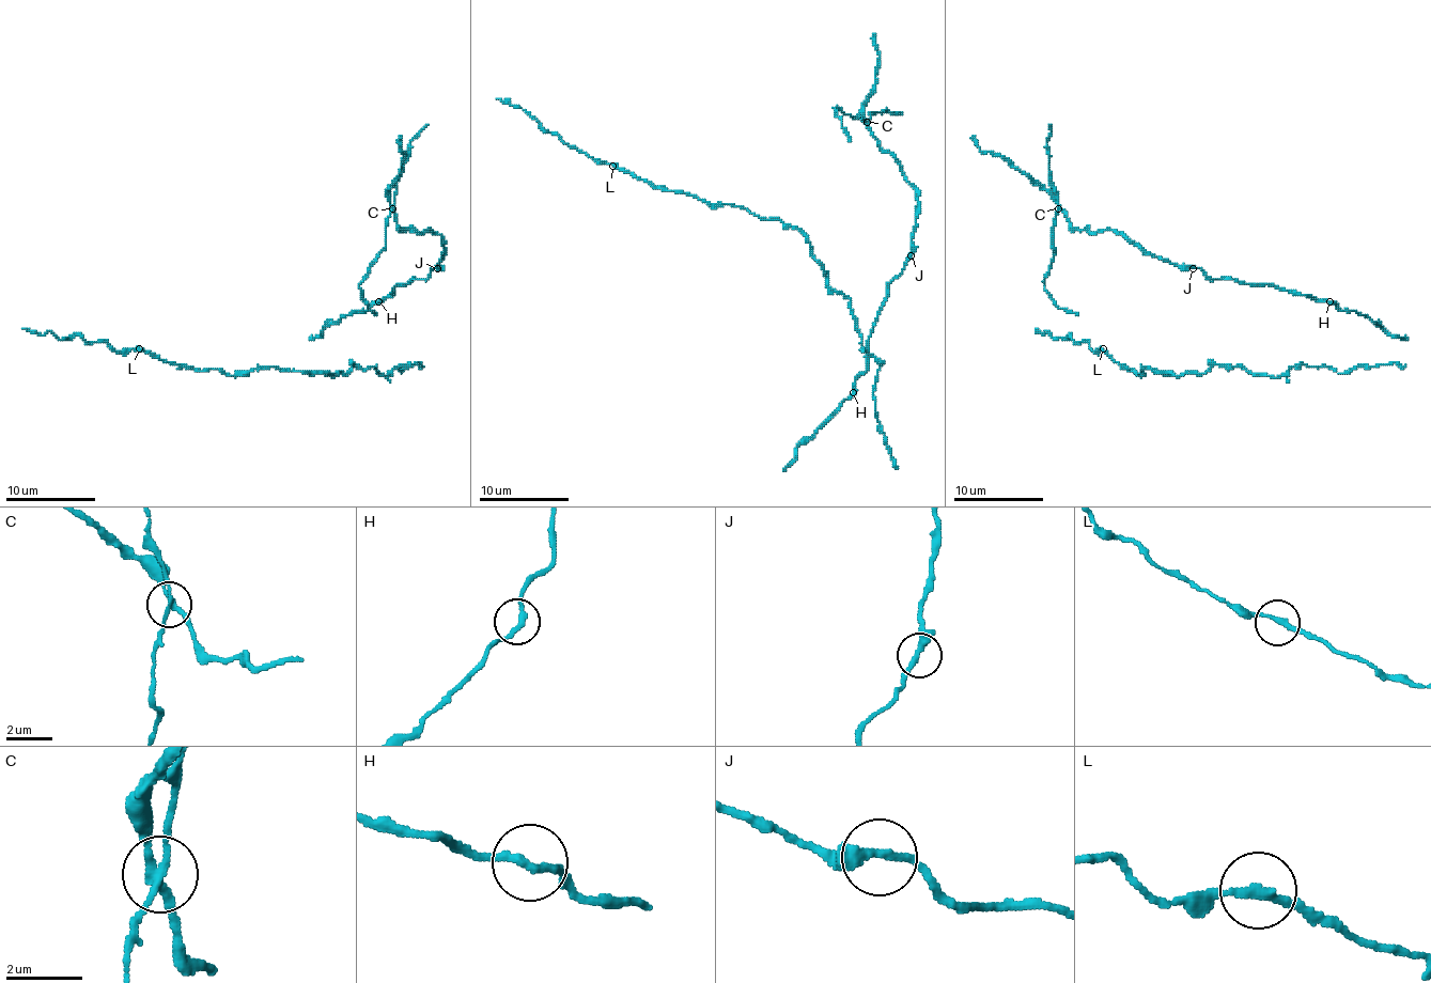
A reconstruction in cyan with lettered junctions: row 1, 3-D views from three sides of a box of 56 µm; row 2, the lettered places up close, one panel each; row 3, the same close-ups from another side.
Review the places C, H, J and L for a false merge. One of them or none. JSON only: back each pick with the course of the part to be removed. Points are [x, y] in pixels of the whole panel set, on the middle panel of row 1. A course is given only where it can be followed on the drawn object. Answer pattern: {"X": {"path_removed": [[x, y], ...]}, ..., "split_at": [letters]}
{"C": {"path_removed": [[866, 121], [833, 108], [851, 141]]}, "split_at": ["C"]}

